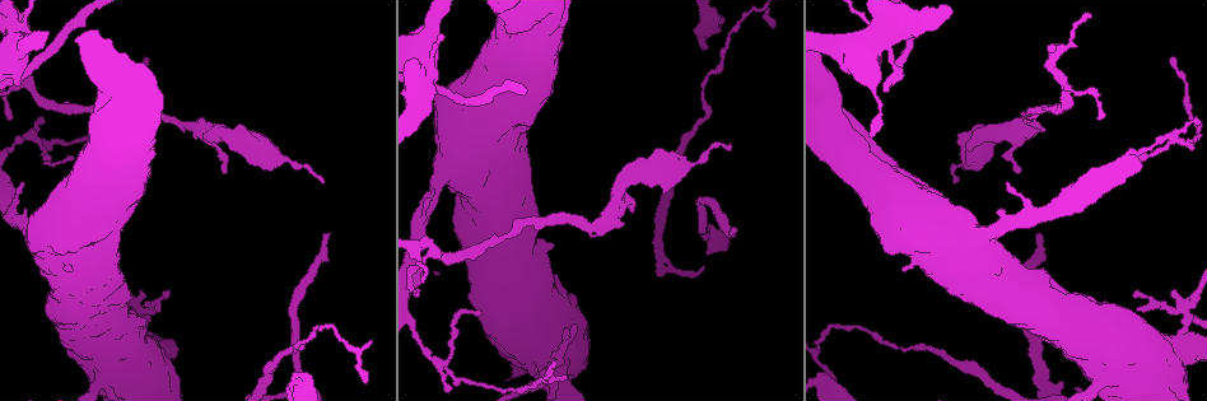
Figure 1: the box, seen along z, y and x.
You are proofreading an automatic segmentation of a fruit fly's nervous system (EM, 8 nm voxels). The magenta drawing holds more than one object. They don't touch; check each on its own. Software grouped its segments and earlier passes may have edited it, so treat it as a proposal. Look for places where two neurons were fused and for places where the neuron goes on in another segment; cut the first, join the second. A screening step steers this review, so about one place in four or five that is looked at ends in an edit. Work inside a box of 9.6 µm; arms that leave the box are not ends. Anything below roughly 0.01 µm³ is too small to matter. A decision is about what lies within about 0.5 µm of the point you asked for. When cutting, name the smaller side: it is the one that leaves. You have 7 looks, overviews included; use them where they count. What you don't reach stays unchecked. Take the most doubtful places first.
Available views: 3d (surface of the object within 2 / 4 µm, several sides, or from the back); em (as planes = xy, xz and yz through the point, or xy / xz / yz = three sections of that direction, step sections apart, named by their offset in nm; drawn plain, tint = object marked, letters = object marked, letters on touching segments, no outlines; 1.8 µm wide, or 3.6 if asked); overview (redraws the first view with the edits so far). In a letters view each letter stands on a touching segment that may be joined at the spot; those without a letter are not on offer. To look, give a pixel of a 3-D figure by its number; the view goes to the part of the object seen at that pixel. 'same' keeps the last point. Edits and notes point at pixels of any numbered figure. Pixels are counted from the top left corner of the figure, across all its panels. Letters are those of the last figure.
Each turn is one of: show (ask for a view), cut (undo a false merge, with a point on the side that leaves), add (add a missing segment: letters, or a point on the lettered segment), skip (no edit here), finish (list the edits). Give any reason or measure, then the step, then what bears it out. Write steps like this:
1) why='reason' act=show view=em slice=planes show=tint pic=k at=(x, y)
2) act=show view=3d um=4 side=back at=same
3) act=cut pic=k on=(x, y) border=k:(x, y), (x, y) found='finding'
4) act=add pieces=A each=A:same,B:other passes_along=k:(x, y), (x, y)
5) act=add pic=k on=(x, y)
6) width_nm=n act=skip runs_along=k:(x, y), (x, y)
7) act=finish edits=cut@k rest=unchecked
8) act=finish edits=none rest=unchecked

why='an open end' act=show view=3d um=4 pic=1 at=(735, 229)

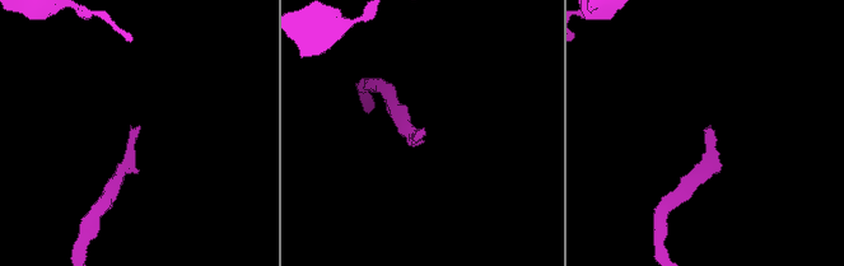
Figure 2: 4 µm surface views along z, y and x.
why='shape alone is not enough' act=show view=em slice=planes show=plain pic=2 at=(140, 128)

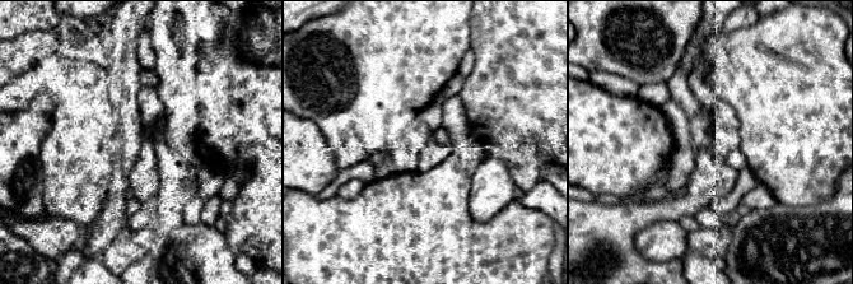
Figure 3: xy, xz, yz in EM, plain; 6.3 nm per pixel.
act=show view=em slice=planes show=letters at=same

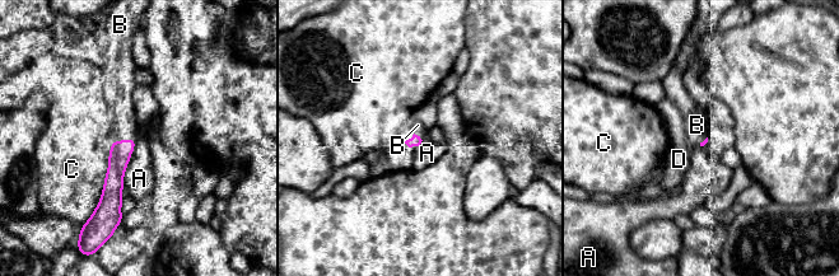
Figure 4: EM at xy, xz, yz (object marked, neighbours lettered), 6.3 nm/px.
act=add pieces=B each=A:other,B:same,C:other,D:other found='the neuron continues'

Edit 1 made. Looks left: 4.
why='redraw' act=show view=overview

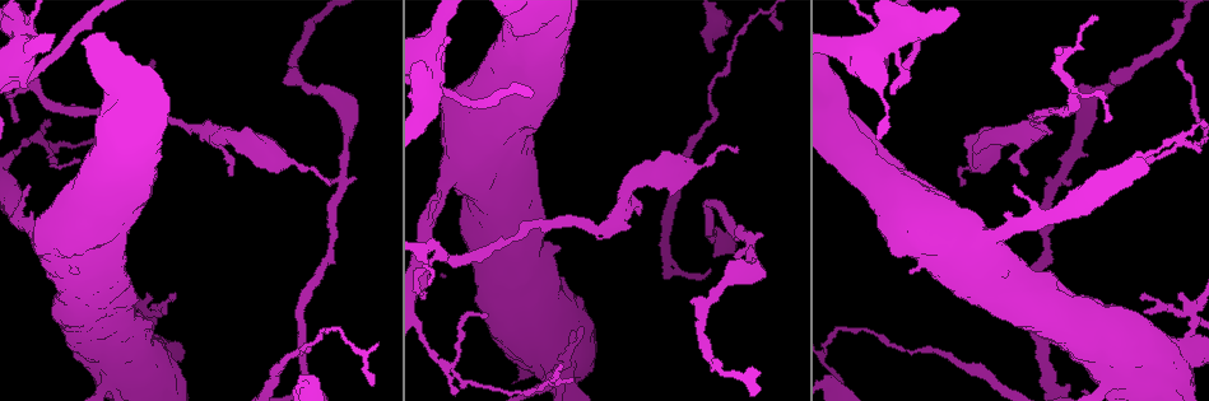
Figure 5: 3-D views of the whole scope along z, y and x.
why='abrupt turn' act=show view=3d um=4 pic=5 at=(894, 44)

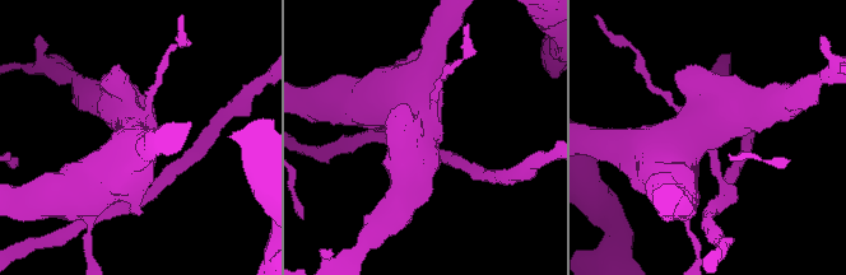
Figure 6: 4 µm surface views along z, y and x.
why='need the tissue' act=show view=em um=3.6 slice=planes show=plain pic=6 at=(430, 135)

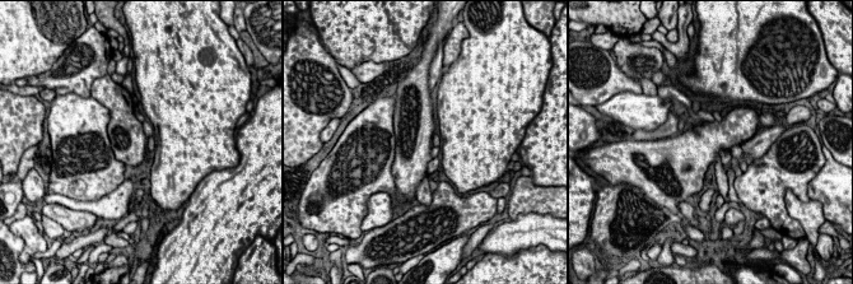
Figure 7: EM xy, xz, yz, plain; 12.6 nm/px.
act=show view=em um=3.6 slice=planes show=letters at=same

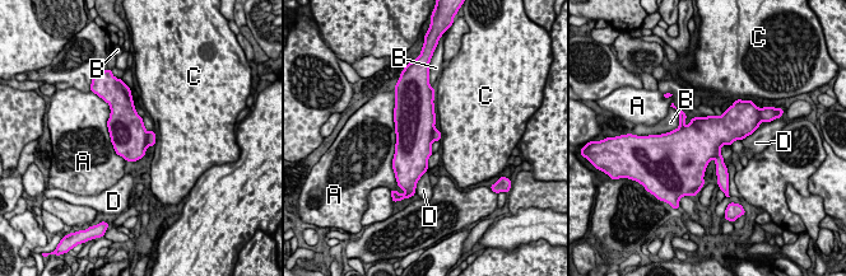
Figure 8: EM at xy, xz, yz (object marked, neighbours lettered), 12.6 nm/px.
longest_contact=A:750nm act=cut pic=8 on=(150, 140) each=A:other,B:other,C:other,D:other border=8:(148, 132), (145, 145) found='two neurons meet here'

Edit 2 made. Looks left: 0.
act=finish edits=add@4,cut@8 rest=unchecked

